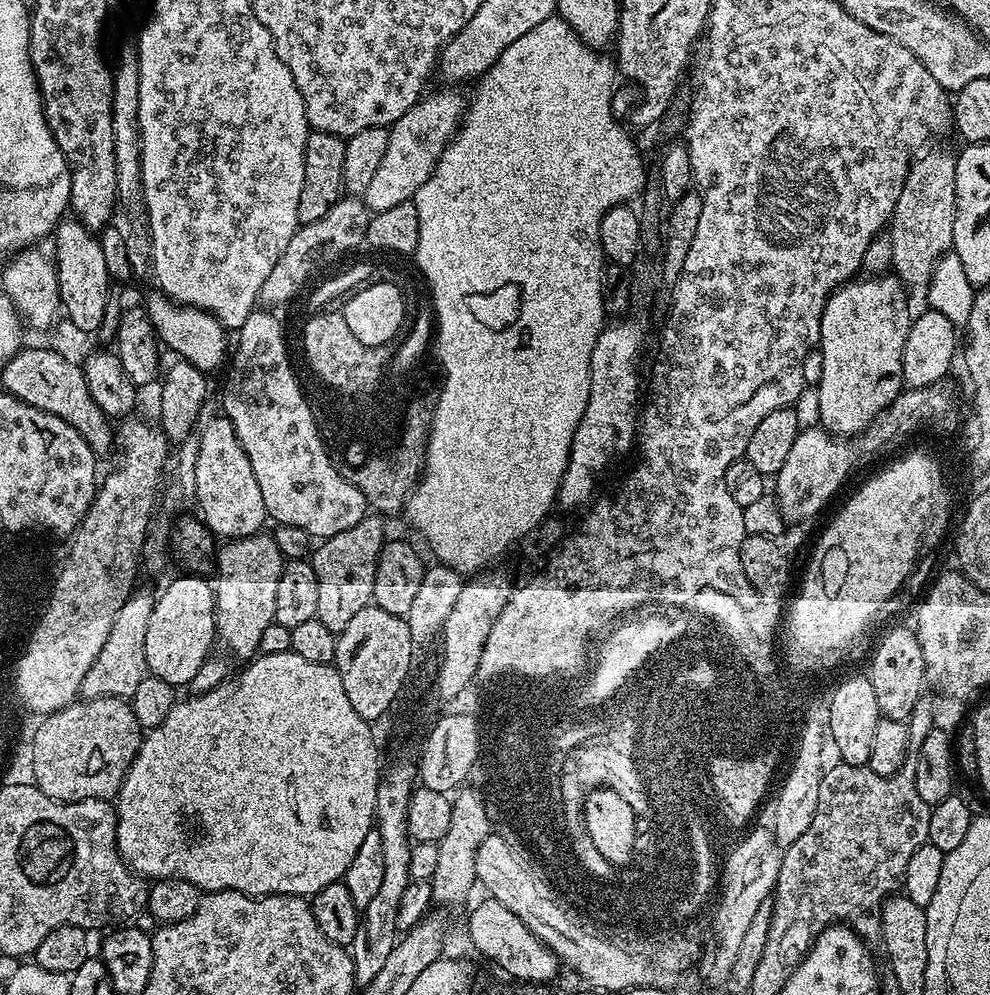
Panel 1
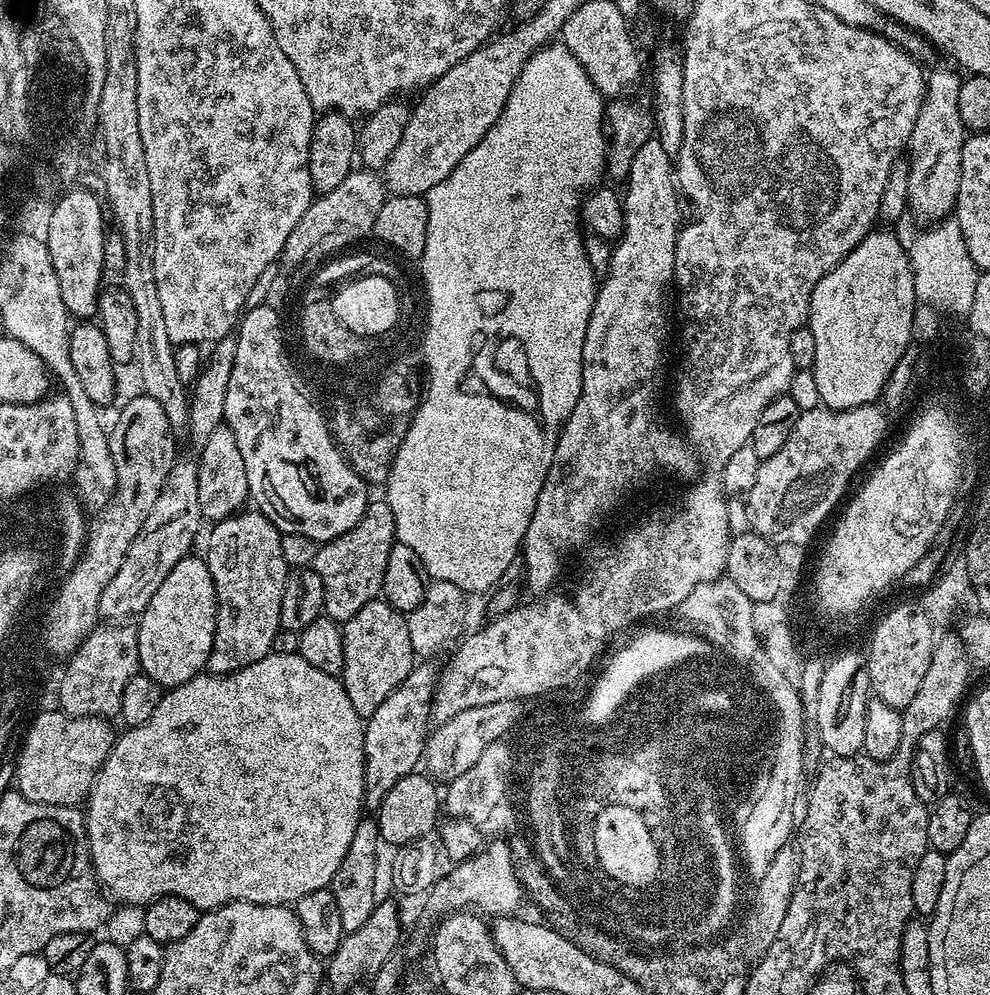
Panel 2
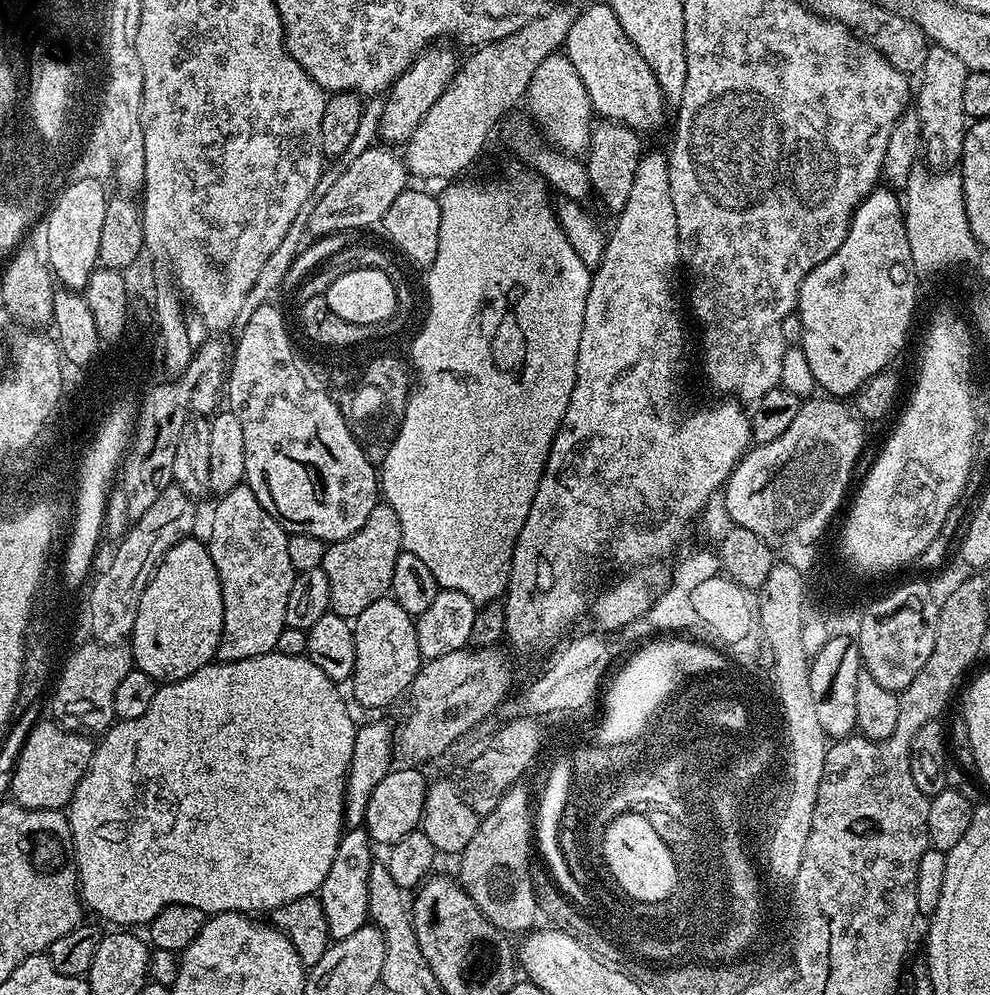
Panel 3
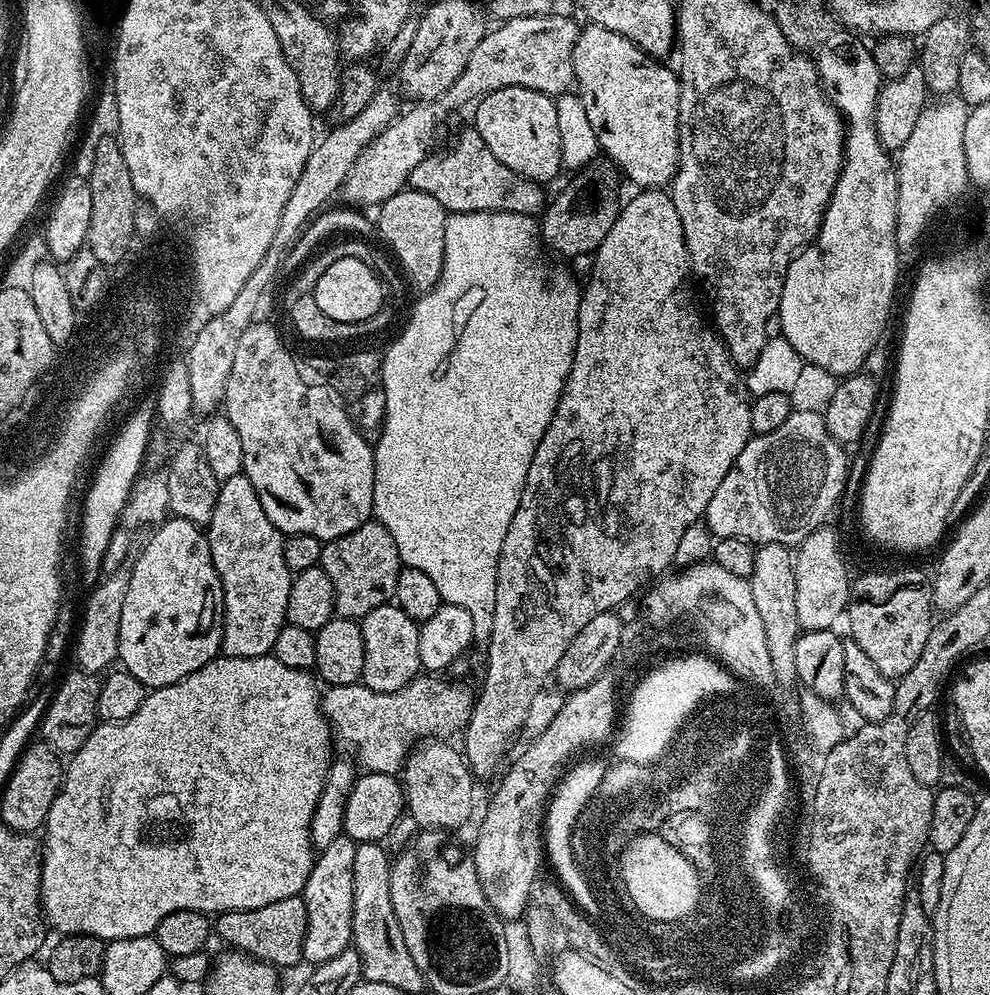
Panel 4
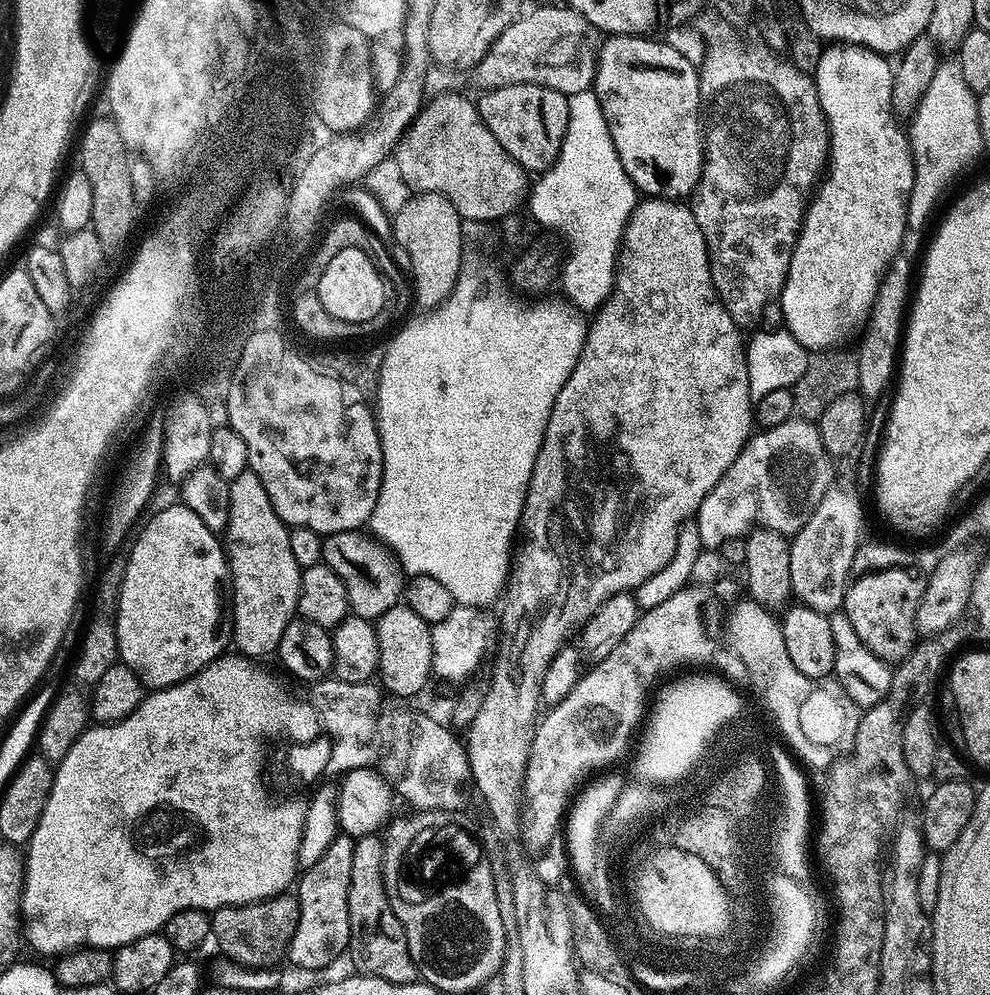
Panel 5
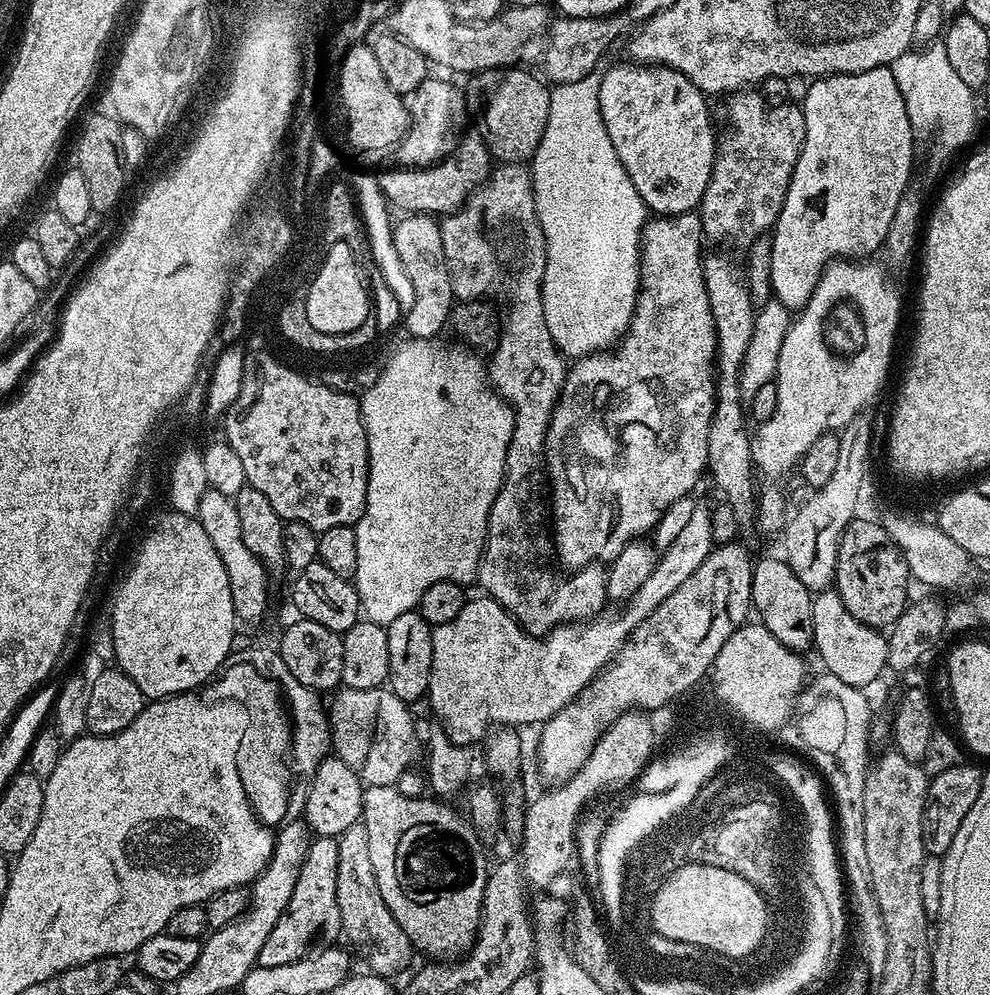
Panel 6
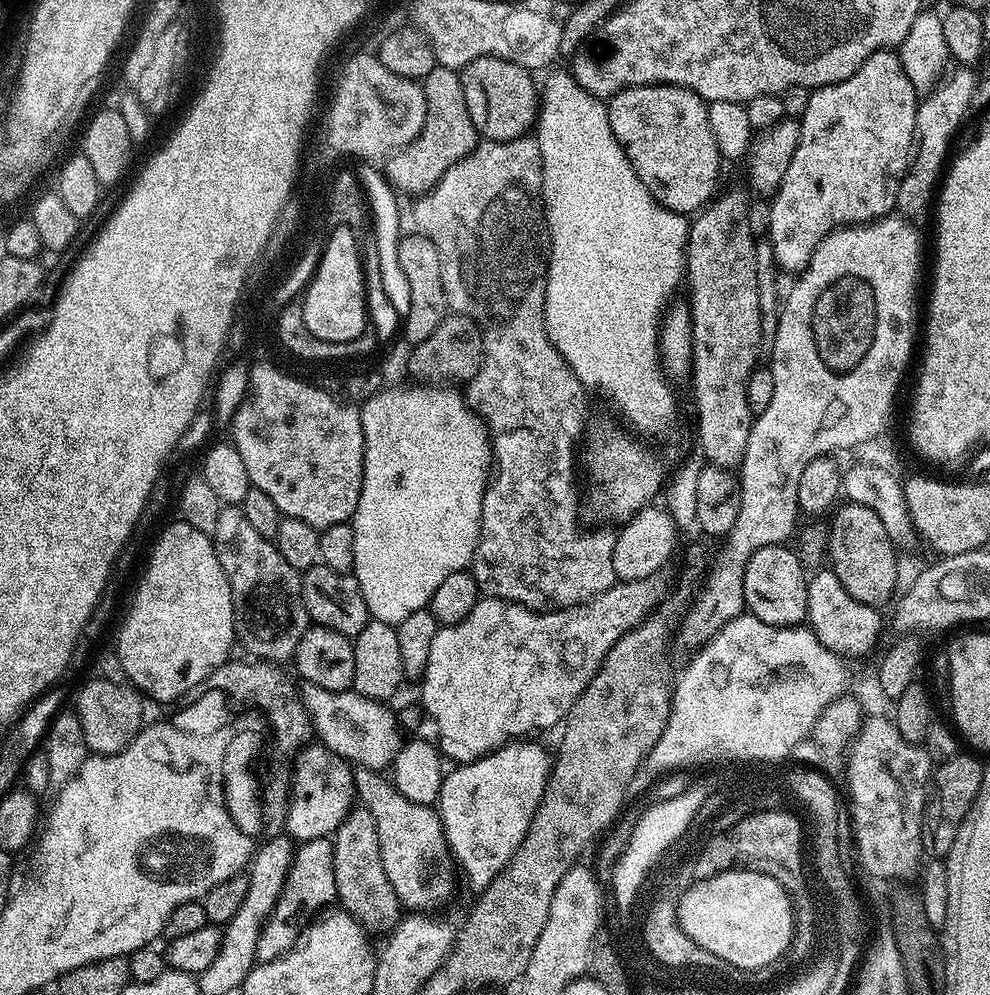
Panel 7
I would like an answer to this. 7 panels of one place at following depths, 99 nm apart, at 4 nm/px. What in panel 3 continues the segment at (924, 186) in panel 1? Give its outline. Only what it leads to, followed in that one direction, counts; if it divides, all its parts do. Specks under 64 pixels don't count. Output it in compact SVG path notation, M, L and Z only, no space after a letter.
M929 47L922 75L919 77L921 78L920 97L917 100L915 97L914 104L920 113L921 137L926 138L922 148L926 153L926 160L928 156L927 163L933 169L951 169L959 165L960 157L964 155L964 133L970 118L965 114L962 106L962 93L969 71L962 58L950 54L950 50Z

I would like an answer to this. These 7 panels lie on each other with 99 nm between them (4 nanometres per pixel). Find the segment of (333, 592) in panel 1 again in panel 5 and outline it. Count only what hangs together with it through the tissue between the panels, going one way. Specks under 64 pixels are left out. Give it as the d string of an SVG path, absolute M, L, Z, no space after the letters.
M367 531L335 532L325 536L322 554L322 563L330 570L334 570L342 586L346 586L346 598L351 615L375 622L382 614L386 614L386 610L401 603L401 571L392 553L383 545L377 544Z

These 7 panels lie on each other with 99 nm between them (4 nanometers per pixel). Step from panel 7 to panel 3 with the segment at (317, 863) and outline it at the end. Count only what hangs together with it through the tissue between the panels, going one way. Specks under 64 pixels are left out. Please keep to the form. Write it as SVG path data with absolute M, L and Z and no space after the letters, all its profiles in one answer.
M361 826L348 828L340 833L338 850L334 854L334 862L330 862L330 872L322 882L319 890L319 898L322 902L322 910L326 912L326 926L328 935L333 941L341 940L354 934L368 919L368 882L370 870L374 863L372 857L374 845L368 837L368 829Z

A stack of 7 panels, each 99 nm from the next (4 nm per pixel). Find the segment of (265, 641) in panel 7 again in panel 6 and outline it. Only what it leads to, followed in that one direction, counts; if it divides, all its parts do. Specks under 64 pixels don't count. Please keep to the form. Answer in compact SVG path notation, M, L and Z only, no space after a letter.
M209 488L198 502L196 521L206 530L214 550L218 550L218 558L222 558L222 566L226 566L226 578L230 578L230 598L234 602L234 610L241 621L256 624L268 612L268 575L269 569L250 550L246 550L246 542L242 542L242 526L238 522L238 510L233 497Z

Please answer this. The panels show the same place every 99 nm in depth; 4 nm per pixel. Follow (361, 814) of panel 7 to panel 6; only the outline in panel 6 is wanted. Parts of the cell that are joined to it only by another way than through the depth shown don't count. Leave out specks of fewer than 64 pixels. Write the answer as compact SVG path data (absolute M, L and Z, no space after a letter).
M363 822L350 826L350 830L338 838L338 914L343 939L348 939L356 947L357 954L368 963L369 973L393 978L411 962L414 949L410 938L406 938L402 926L398 926L394 914L390 914L390 906L382 902L382 890L378 890L378 878L374 878L374 866L370 863L370 834L366 834Z

